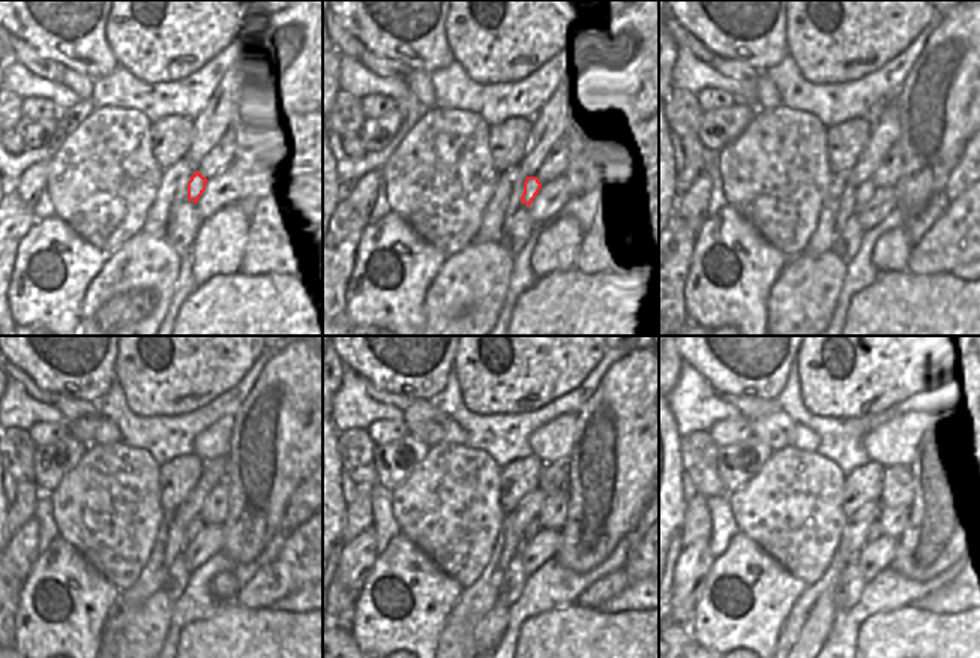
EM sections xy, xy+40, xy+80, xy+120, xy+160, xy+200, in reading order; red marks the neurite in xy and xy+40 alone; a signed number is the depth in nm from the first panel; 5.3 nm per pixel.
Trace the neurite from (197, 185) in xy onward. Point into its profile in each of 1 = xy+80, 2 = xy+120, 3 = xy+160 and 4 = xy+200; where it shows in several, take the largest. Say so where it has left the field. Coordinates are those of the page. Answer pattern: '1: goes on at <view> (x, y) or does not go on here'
1: goes on at xy+80 (865, 191)
2: goes on at xy+120 (195, 526)
3: goes on at xy+160 (533, 528)
4: goes on at xy+200 (874, 531)

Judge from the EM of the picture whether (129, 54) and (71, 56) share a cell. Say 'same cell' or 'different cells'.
different cells

